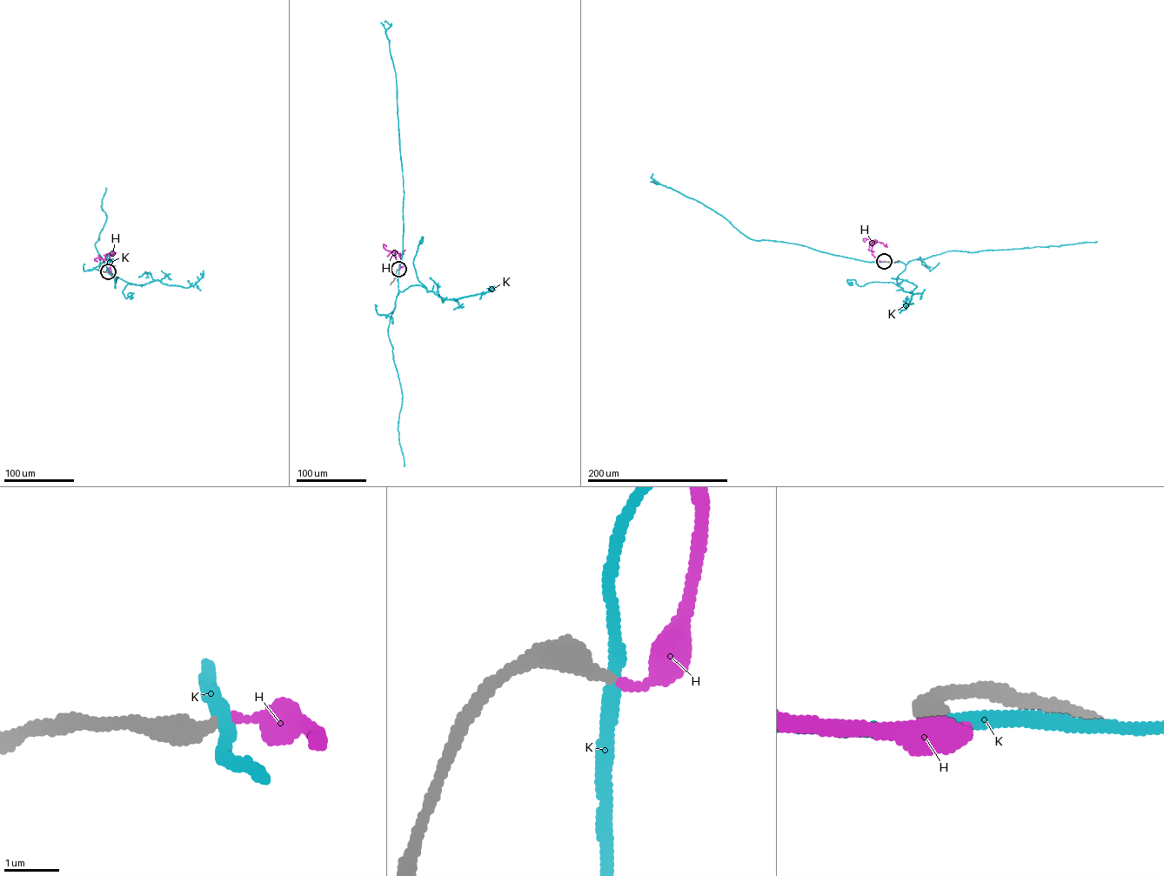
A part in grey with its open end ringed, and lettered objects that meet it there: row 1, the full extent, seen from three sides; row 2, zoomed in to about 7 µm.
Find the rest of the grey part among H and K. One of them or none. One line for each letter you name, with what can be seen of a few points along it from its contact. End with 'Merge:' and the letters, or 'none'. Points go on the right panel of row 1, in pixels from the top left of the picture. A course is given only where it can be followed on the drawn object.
H: via (884, 262), (878, 260), (872, 255), (871, 244), (879, 242), (887, 246), (886, 244)
Merge: H

